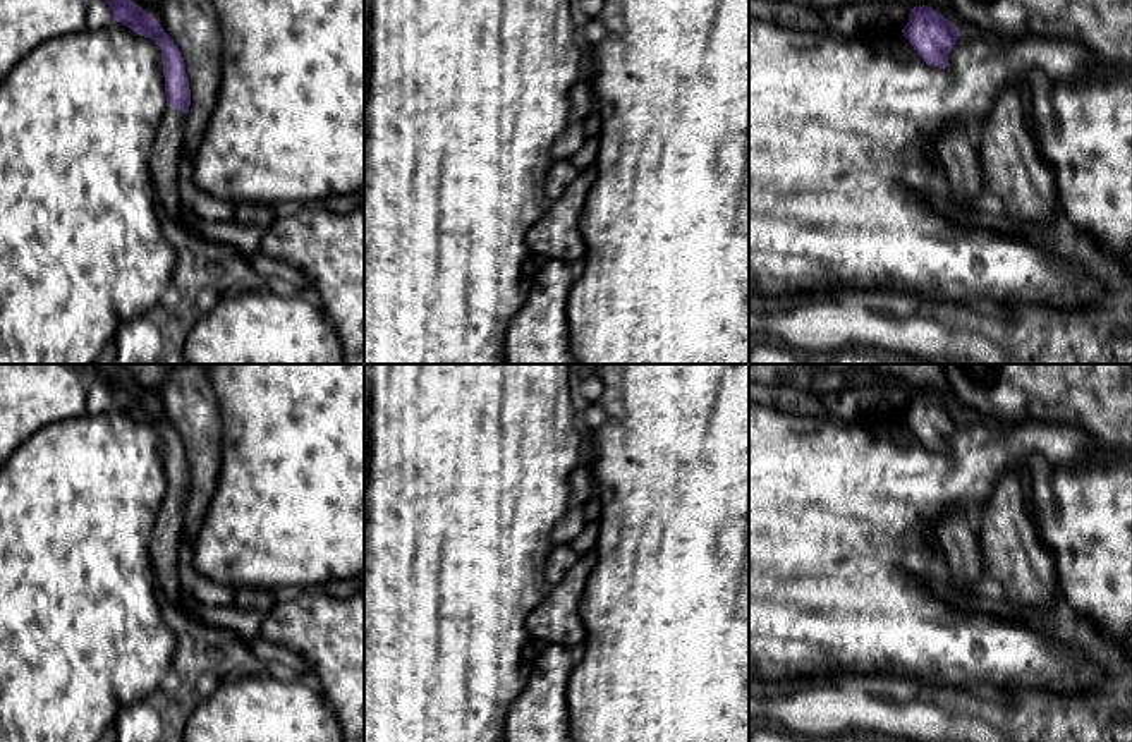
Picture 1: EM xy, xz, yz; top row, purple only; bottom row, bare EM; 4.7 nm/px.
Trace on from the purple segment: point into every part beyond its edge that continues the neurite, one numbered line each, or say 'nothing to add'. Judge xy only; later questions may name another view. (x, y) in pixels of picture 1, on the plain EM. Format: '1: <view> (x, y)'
1: xy (167, 533)

